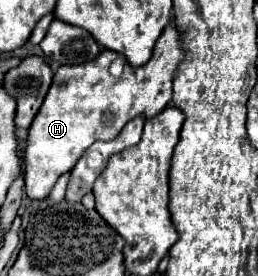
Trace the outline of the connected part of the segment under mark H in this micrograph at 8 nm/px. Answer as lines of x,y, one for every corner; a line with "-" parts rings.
174,21
156,41
154,55
146,65
130,67
126,63
124,73
120,77
112,77
108,67
114,57
114,51
104,49
90,63
62,65
54,73
46,101
42,103
38,117
30,123
26,147
22,151
24,189
30,199
44,199
52,191
58,177
72,171
76,161
94,141
112,141
130,119
142,113
146,117
154,117
170,103
172,75
176,65
182,61
180,33

